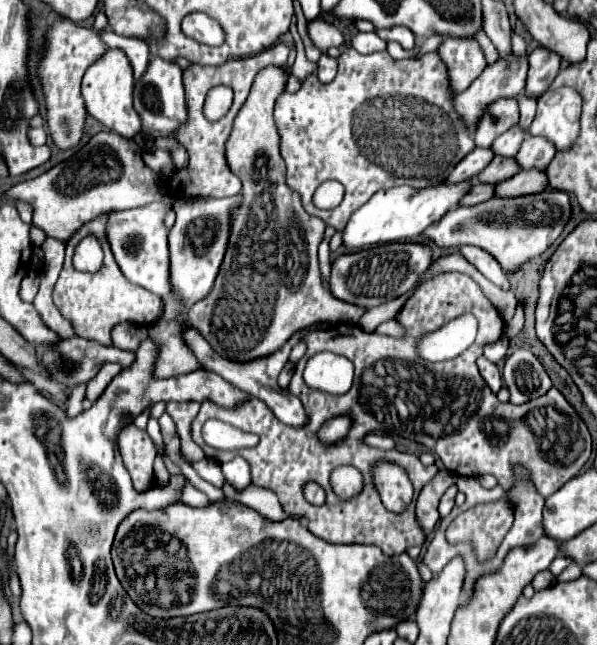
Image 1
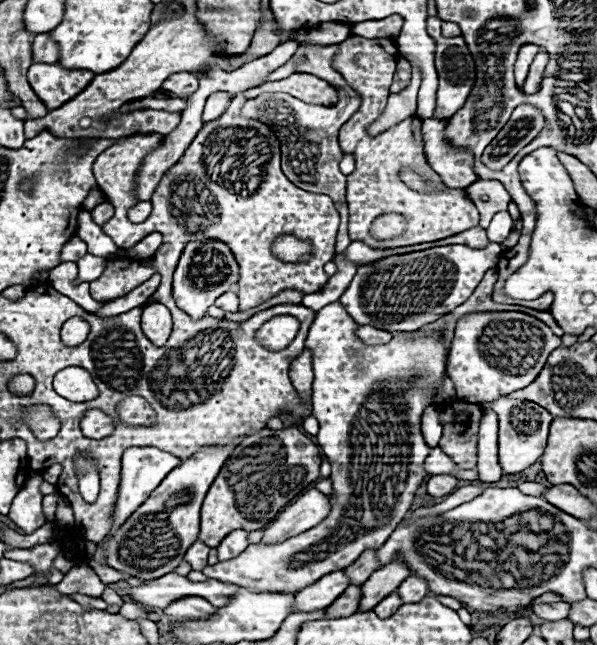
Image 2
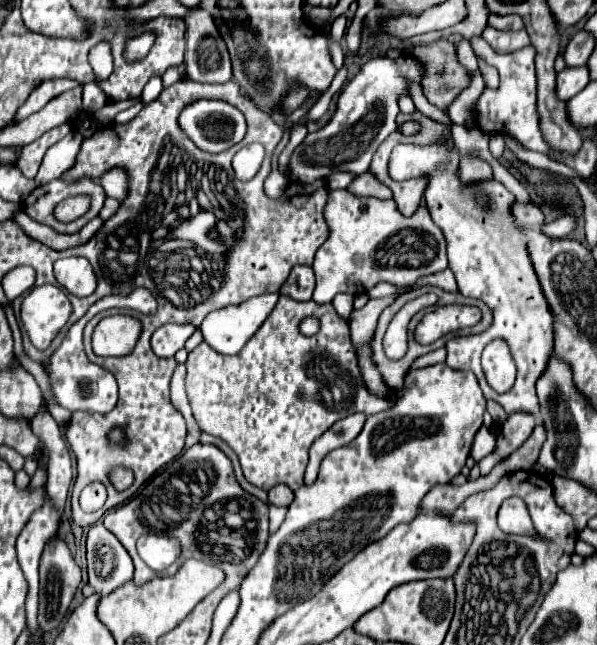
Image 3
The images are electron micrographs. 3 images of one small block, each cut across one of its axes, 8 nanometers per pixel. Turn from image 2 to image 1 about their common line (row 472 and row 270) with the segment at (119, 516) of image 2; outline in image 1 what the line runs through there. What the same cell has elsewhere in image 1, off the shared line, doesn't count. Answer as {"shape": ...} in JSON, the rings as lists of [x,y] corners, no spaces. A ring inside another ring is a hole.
{"shape":[[[160,200],[146,204],[142,208],[130,208],[130,210],[114,210],[108,214],[106,222],[106,238],[110,244],[110,250],[114,254],[116,264],[120,266],[122,274],[138,284],[148,288],[150,292],[162,296],[166,290],[170,290],[168,284],[168,246],[162,236],[166,236],[164,228],[164,216],[172,208],[170,200]]]}

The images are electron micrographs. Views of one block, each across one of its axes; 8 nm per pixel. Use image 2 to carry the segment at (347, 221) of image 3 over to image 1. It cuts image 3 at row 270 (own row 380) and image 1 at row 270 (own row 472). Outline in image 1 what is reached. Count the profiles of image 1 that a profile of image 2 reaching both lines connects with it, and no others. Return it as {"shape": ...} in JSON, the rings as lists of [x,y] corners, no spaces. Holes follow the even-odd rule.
{"shape":[[[386,244],[372,246],[370,250],[360,250],[354,254],[342,254],[332,264],[330,274],[330,292],[344,302],[356,306],[380,306],[388,300],[400,298],[410,292],[418,278],[432,264],[432,250],[420,244]]]}

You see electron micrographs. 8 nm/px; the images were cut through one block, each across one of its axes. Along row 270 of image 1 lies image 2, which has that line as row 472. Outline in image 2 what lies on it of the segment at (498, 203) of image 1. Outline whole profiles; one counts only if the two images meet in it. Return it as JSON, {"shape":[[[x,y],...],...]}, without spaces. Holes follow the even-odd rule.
{"shape":[[[502,396],[500,400],[496,400],[492,404],[482,404],[482,406],[492,409],[498,414],[498,422],[500,422],[498,458],[500,458],[504,474],[518,474],[540,460],[540,456],[546,448],[548,428],[552,424],[552,416],[542,406],[538,406],[530,400],[512,400],[506,396]]]}

